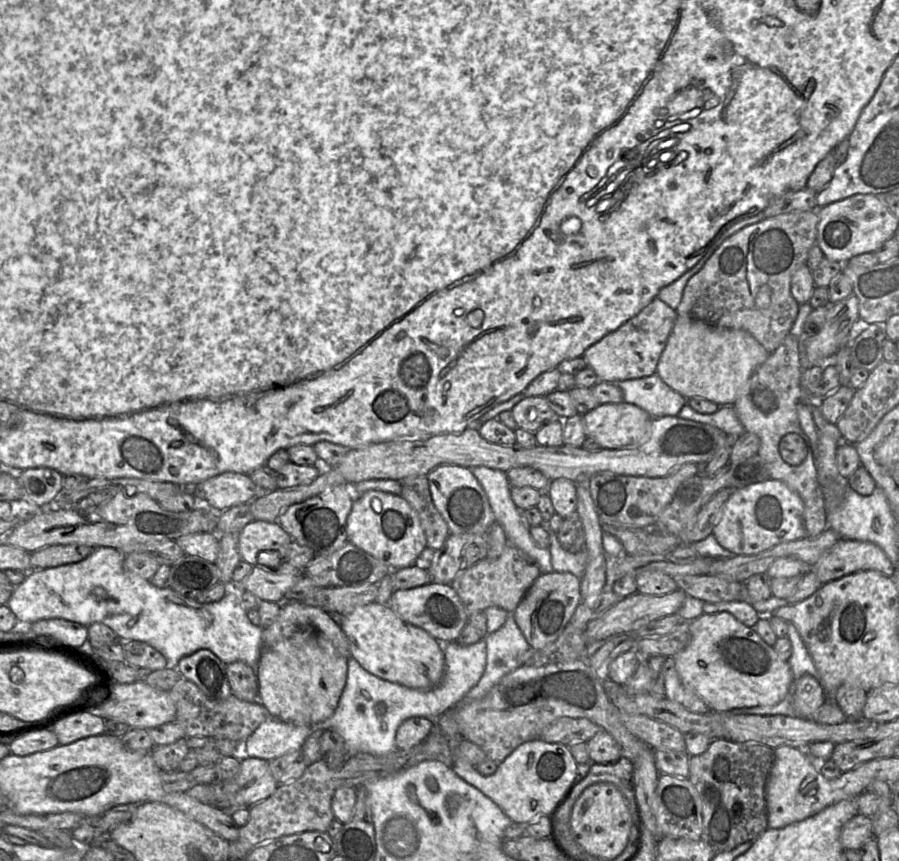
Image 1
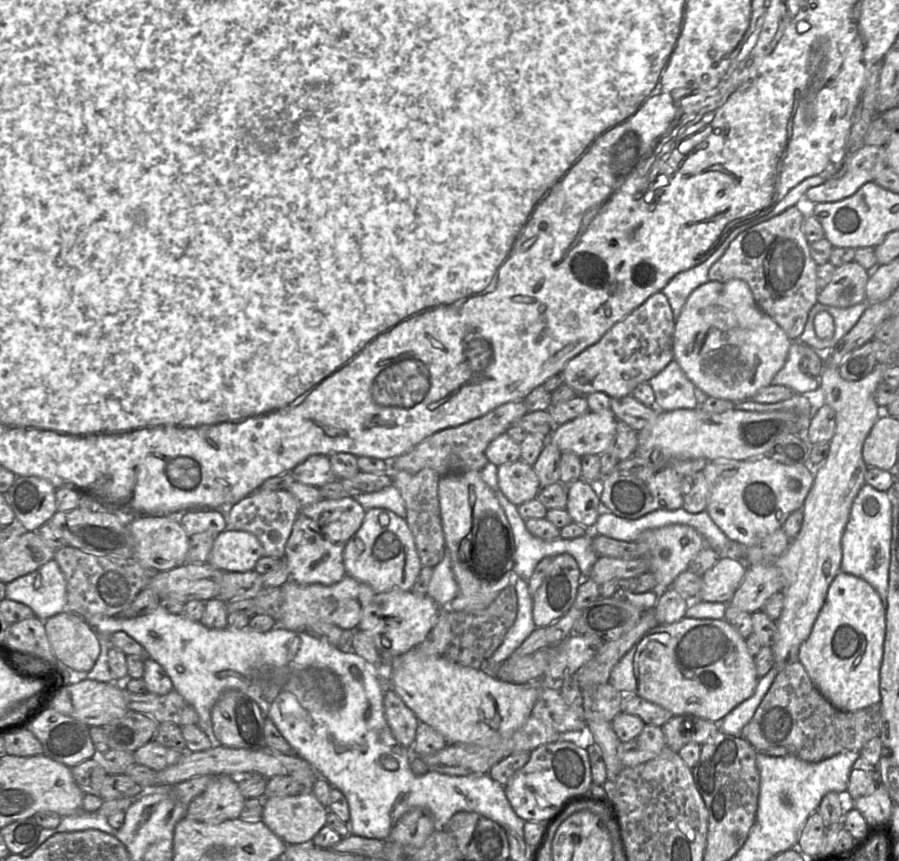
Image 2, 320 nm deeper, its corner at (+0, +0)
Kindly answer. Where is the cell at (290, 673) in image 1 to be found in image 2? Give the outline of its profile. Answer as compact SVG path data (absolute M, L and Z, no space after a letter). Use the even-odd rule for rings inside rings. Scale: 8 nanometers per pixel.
M354 497L322 499L303 506L294 522L285 545L284 561L291 579L302 585L333 585L347 574L343 563L343 550L348 540L360 528L366 510Z

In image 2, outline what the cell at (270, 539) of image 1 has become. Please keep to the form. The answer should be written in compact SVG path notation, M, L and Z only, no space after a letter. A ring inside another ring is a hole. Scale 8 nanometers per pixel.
M227 528L215 536L207 563L227 572L254 570L264 549L250 532Z

